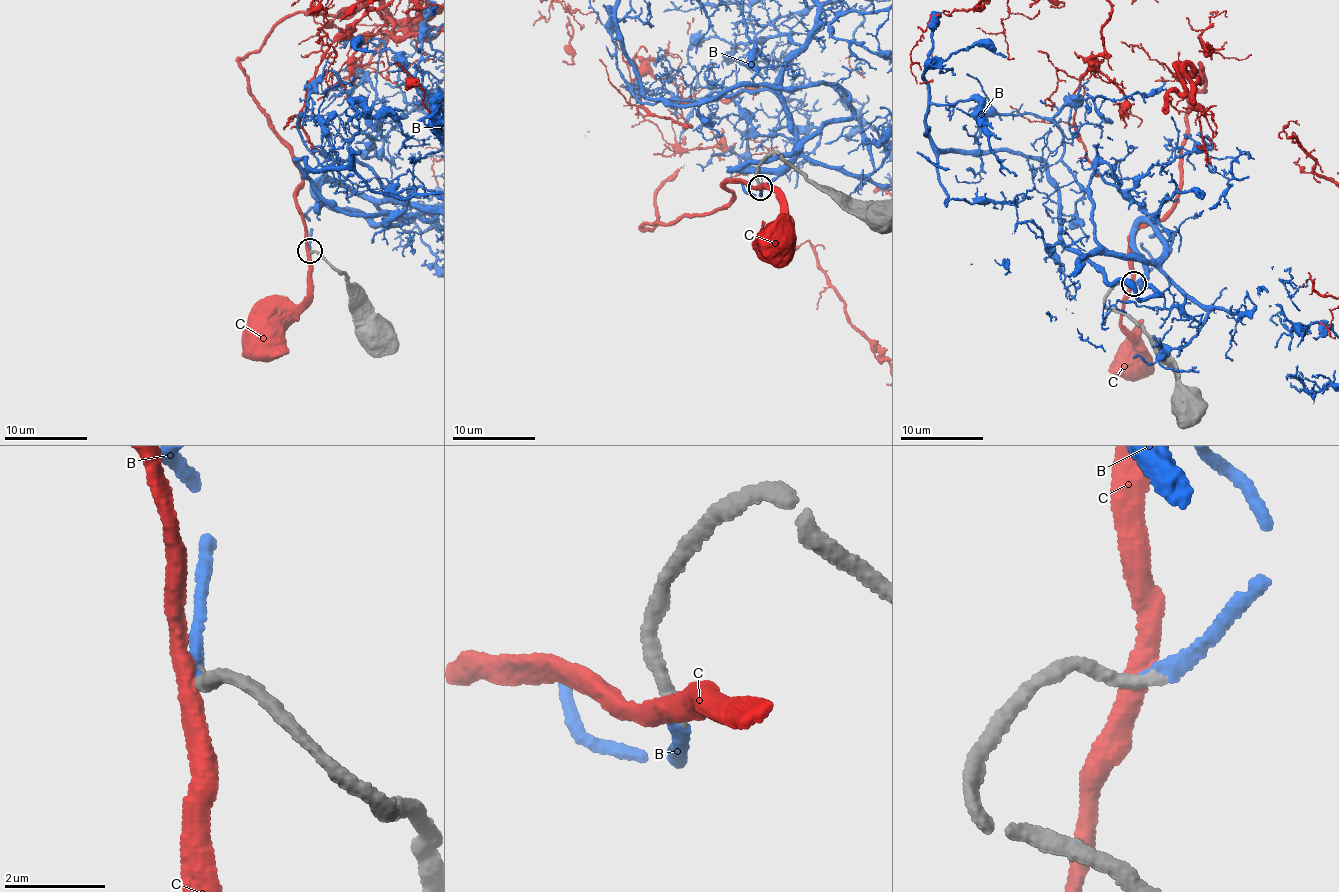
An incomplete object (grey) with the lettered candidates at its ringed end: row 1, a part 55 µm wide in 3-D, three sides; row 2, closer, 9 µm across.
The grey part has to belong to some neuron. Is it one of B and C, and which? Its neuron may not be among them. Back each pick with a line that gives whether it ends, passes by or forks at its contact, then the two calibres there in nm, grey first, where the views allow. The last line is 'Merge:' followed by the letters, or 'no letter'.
B: it ends | 280/240 nm
Merge: B

